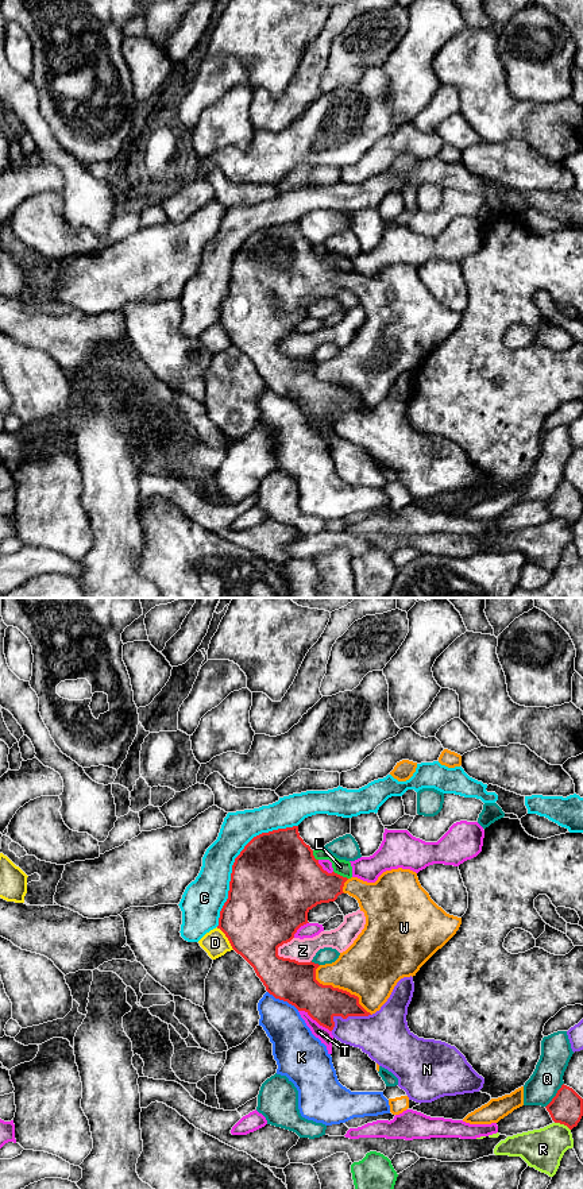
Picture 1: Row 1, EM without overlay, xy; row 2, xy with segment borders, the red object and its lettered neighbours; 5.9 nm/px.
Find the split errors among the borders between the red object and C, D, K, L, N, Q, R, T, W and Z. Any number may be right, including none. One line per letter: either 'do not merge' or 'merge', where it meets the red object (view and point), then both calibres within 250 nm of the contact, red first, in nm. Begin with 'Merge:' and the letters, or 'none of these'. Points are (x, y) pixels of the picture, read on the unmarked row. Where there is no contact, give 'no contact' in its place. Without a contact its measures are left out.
Merge: W
C: do not merge | xy (235, 255) | 500/220 nm
D: do not merge | xy (227, 332) | 440/150 nm
K: do not merge | xy (284, 396) | 260/240 nm
L: do not merge | xy (339, 270) | 340/90 nm
N: do not merge | xy (346, 413) | 200/300 nm
Q: do not merge | xy (556, 490) | 190/190 nm
R: do not merge | xy (563, 518) | 190/240 nm
T: do not merge | xy (315, 415) | 240/80 nm
W: merge | xy (342, 385) | 220/360 nm
Z: do not merge | xy (292, 355) | 280/140 nm

